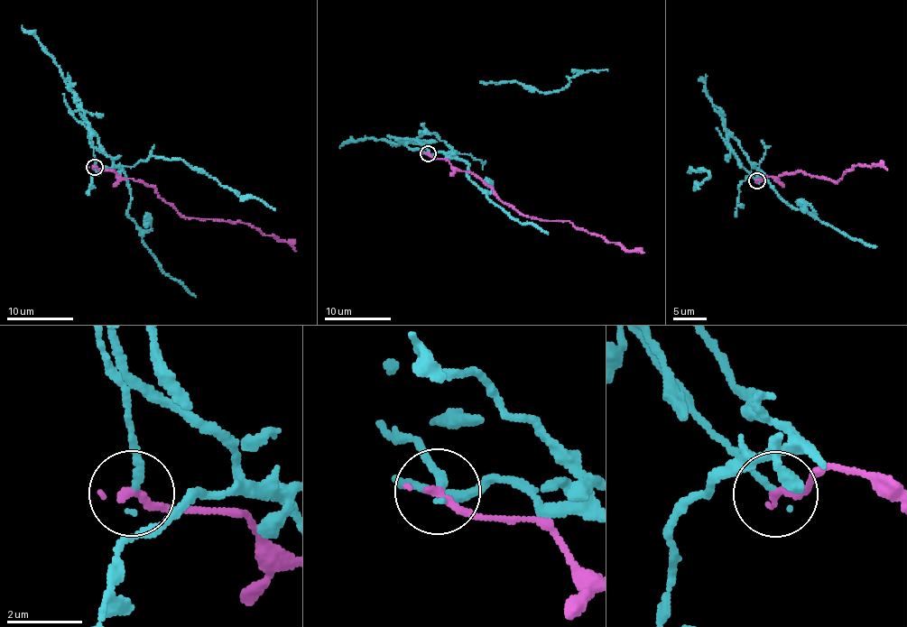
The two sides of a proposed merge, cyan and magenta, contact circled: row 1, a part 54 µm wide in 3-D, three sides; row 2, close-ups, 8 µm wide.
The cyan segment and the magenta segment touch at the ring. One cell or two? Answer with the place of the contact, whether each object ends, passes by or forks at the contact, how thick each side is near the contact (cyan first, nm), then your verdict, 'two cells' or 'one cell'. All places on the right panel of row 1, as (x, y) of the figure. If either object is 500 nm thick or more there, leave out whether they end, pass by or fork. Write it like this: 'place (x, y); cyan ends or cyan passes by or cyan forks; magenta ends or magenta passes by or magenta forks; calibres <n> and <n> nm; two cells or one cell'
place (756, 180); cyan ends; magenta ends; calibres 180 and 240 nm; two cells

